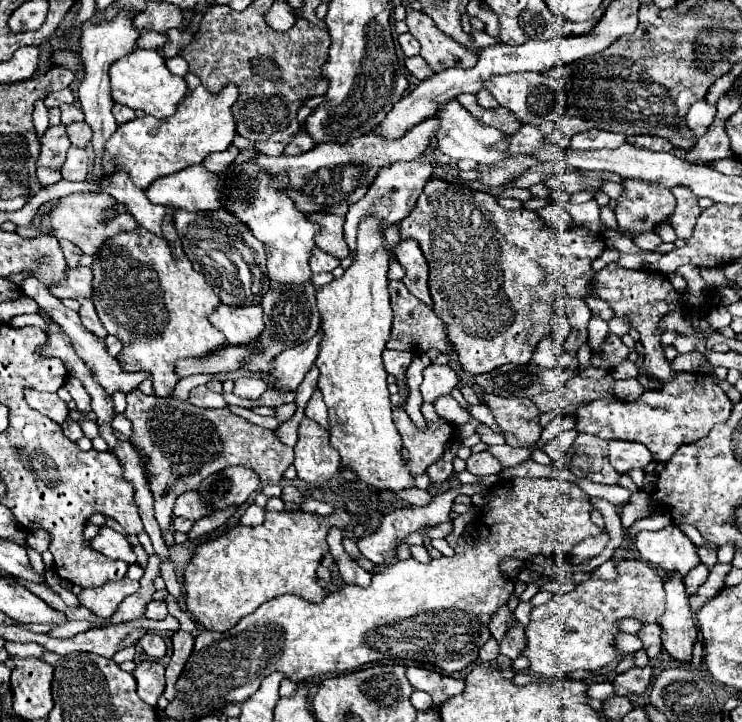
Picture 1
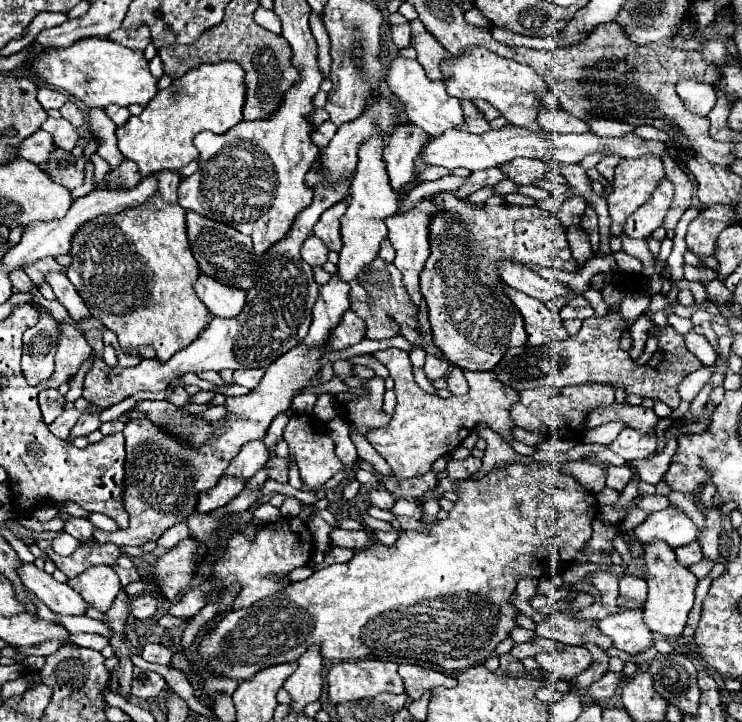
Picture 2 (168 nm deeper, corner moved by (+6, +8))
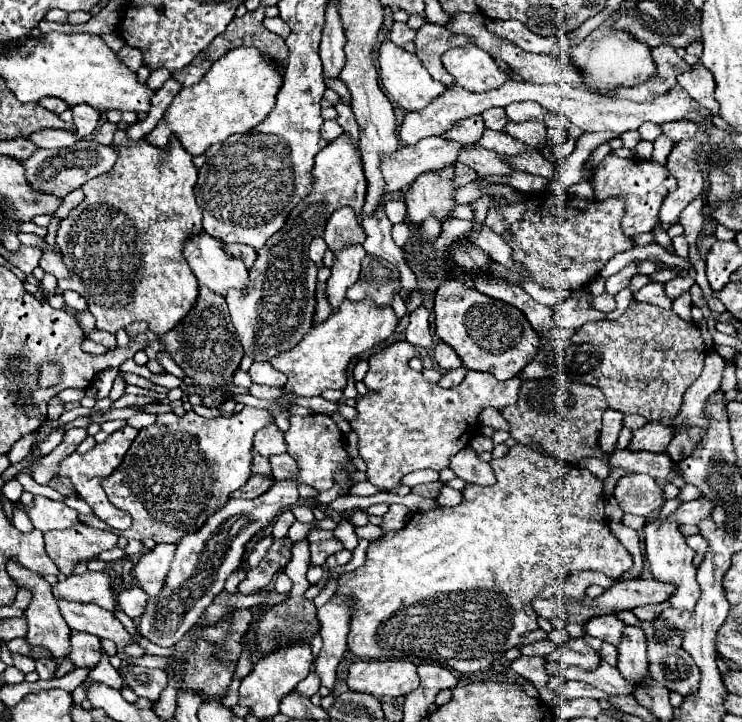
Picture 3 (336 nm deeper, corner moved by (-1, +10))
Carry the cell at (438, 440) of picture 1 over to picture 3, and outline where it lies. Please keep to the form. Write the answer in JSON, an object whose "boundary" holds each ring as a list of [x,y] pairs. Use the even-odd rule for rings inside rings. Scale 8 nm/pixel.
{"boundary":[[[399,342],[399,344],[393,344],[369,358],[371,368],[363,380],[369,394],[365,394],[357,402],[357,406],[355,406],[357,418],[349,422],[351,428],[359,434],[359,456],[367,464],[367,472],[365,472],[367,480],[371,484],[375,484],[377,488],[389,488],[389,490],[399,488],[401,478],[413,470],[431,468],[431,470],[439,472],[443,468],[449,468],[451,456],[455,456],[459,450],[463,450],[475,438],[475,434],[479,430],[479,412],[487,406],[501,410],[509,404],[515,404],[515,400],[517,400],[517,392],[519,392],[519,384],[521,384],[521,380],[517,376],[507,382],[499,382],[491,374],[467,370],[467,376],[461,382],[461,386],[445,390],[445,388],[439,388],[437,384],[425,380],[421,372],[415,372],[409,368],[407,362],[413,356],[415,356],[415,346],[409,342]]]}

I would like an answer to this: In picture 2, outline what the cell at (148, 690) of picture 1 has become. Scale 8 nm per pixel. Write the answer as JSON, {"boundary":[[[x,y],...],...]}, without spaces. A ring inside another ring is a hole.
{"boundary":[[[134,668],[134,678],[132,678],[132,694],[134,696],[156,698],[164,686],[166,686],[166,680],[160,674]]]}

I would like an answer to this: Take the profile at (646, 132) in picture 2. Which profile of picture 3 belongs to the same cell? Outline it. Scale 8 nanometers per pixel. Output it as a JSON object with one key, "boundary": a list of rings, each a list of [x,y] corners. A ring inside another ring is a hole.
{"boundary":[[[677,120],[677,122],[667,122],[661,126],[663,128],[663,134],[671,136],[673,140],[681,142],[681,140],[689,140],[693,136],[699,134],[701,126],[695,124],[695,122],[689,122],[689,120]]]}

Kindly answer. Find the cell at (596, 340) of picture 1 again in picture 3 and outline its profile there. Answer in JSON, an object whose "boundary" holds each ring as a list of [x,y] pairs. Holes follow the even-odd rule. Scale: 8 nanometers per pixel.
{"boundary":[[[631,262],[631,264],[625,266],[621,272],[613,274],[611,278],[607,278],[607,282],[605,282],[605,290],[607,290],[609,294],[615,296],[619,290],[623,290],[623,288],[629,286],[629,280],[631,280],[635,274],[637,274],[637,262]]]}

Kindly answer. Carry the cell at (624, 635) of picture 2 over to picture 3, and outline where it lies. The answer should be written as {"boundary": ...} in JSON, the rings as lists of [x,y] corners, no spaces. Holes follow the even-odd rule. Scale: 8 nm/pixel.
{"boundary":[[[605,614],[605,616],[595,616],[591,620],[587,620],[585,624],[585,632],[593,638],[611,642],[611,644],[619,644],[619,636],[623,632],[625,624],[615,616],[615,614]]]}

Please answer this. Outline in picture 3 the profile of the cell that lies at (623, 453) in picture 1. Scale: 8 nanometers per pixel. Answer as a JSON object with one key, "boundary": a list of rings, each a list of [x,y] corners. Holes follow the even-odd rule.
{"boundary":[[[647,422],[639,430],[633,432],[633,440],[629,444],[629,450],[649,450],[649,452],[663,452],[673,436],[677,434],[675,426],[667,426],[663,422]]]}

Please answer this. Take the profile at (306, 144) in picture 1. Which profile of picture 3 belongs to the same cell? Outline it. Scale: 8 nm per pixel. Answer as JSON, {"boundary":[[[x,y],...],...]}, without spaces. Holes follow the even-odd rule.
{"boundary":[[[331,120],[331,122],[325,122],[323,126],[321,126],[321,136],[327,140],[327,142],[333,142],[335,138],[339,138],[343,134],[343,128],[335,122],[335,120]]]}

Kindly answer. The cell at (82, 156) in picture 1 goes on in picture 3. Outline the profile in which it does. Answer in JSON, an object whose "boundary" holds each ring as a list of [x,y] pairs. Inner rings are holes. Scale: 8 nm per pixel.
{"boundary":[[[81,138],[69,148],[61,150],[35,150],[23,164],[25,164],[25,178],[35,192],[53,194],[55,198],[65,198],[71,190],[81,188],[91,178],[97,178],[115,164],[117,154],[111,146],[103,146],[93,138]]]}

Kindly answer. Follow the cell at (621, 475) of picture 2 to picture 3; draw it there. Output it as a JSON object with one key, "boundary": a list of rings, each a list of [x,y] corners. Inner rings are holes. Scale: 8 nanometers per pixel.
{"boundary":[[[647,474],[621,478],[615,488],[615,498],[625,514],[651,516],[663,506],[663,488]]]}

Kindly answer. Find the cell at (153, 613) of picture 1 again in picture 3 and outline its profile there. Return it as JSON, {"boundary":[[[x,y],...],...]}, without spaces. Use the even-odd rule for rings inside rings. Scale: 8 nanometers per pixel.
{"boundary":[[[131,586],[131,588],[125,588],[119,592],[117,600],[119,600],[119,608],[129,616],[129,618],[139,618],[143,614],[143,608],[147,604],[147,594],[137,588],[137,586]]]}

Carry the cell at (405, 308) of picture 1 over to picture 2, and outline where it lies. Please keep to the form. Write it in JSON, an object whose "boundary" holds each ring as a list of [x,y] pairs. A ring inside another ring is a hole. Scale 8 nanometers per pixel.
{"boundary":[[[376,258],[372,264],[368,264],[368,270],[364,270],[362,282],[364,282],[364,286],[368,286],[368,294],[372,294],[372,310],[358,310],[360,318],[368,326],[366,338],[370,338],[370,340],[394,338],[400,334],[400,328],[404,324],[414,328],[414,330],[420,328],[420,322],[416,320],[418,310],[416,310],[410,294],[406,292],[404,284],[402,284],[400,270],[394,264],[386,264],[380,258]]]}

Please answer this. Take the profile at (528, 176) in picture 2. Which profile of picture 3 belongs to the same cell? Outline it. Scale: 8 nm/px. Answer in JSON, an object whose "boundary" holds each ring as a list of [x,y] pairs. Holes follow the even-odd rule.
{"boundary":[[[479,144],[463,148],[459,162],[473,168],[477,174],[511,174],[513,172],[513,168],[509,164],[505,164],[495,152],[485,150]]]}

